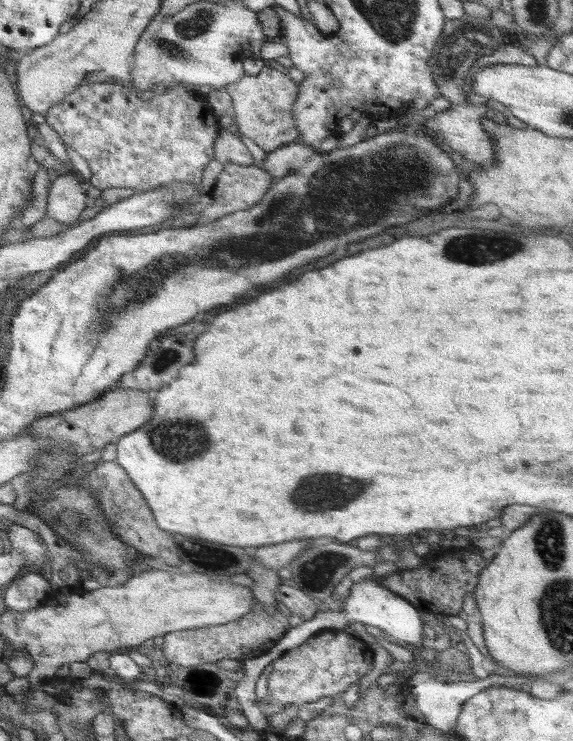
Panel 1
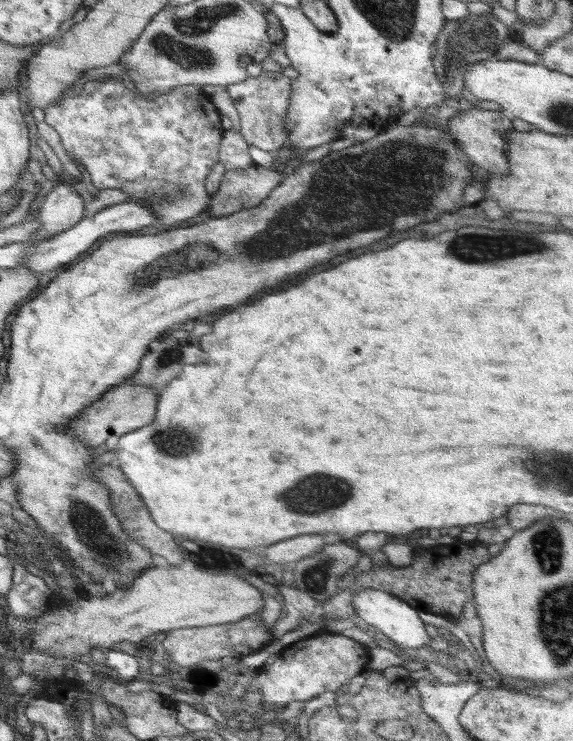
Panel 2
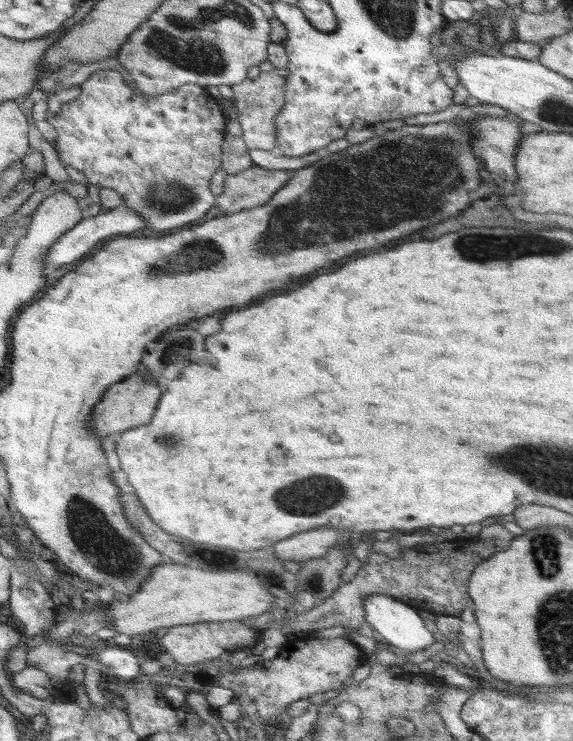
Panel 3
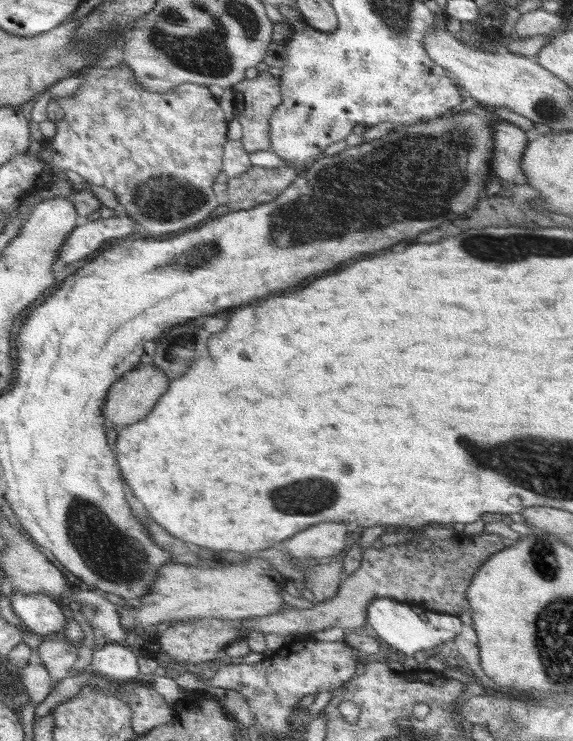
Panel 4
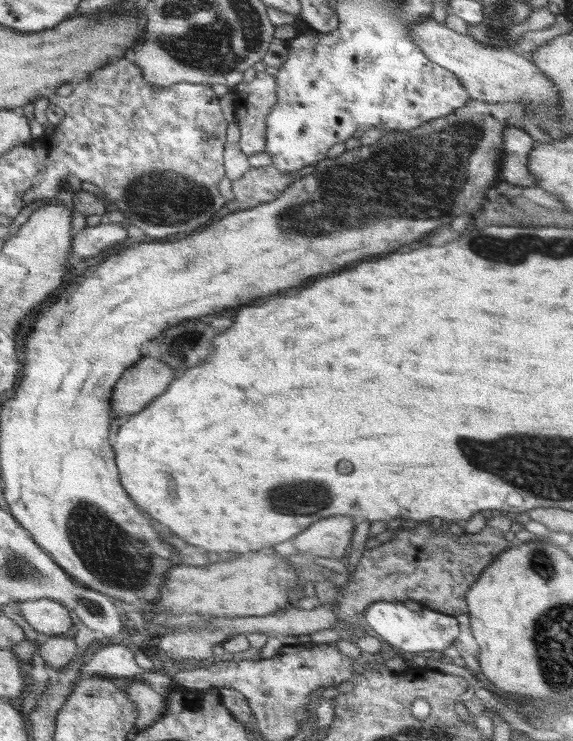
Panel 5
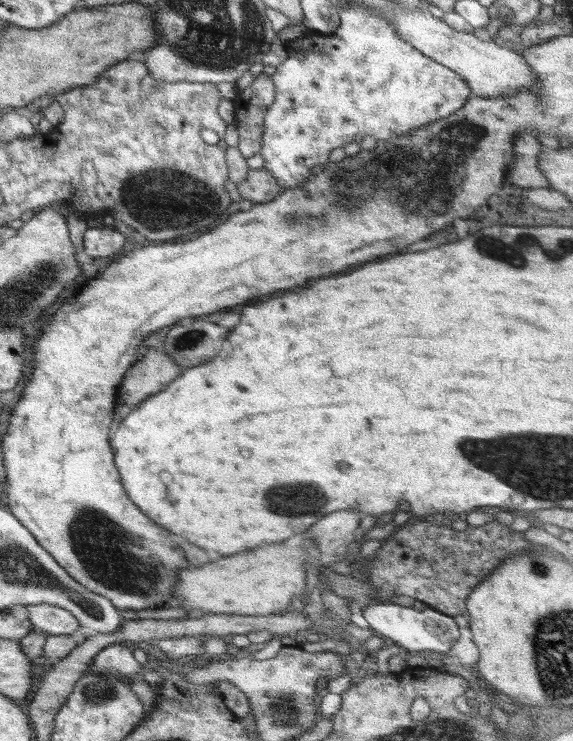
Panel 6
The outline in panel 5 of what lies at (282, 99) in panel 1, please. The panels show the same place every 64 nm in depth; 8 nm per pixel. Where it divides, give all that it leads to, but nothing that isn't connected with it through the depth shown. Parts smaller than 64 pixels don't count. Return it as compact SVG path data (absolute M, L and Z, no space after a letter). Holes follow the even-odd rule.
M258 71L250 82L242 81L231 87L235 121L241 130L238 143L246 156L266 148L266 119L277 101L276 87L275 77L266 71Z

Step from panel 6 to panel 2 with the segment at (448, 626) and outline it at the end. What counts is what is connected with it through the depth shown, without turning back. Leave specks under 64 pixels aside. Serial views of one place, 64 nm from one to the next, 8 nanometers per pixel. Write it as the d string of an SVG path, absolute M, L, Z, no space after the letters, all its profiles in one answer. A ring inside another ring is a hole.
M381 588L360 589L352 597L351 605L360 621L368 623L372 628L378 628L390 642L399 647L410 651L432 643L432 638L424 629L424 621L418 617L417 609L412 608L407 602L392 593L384 592Z

